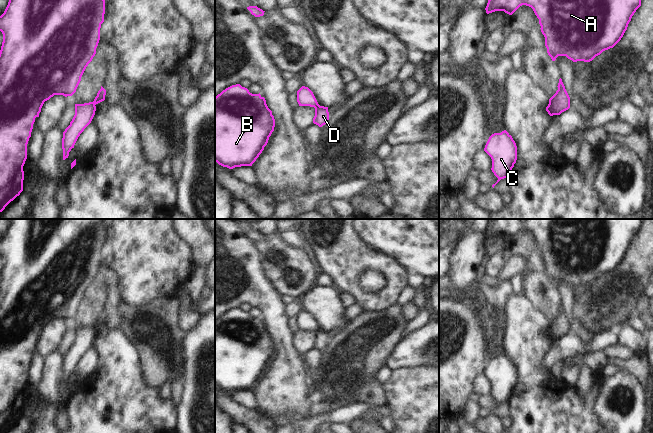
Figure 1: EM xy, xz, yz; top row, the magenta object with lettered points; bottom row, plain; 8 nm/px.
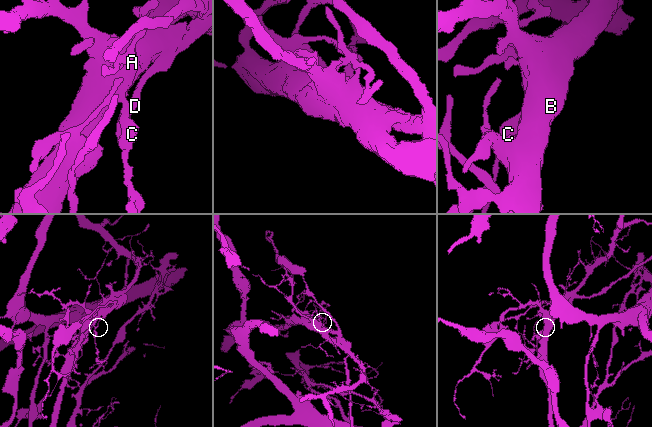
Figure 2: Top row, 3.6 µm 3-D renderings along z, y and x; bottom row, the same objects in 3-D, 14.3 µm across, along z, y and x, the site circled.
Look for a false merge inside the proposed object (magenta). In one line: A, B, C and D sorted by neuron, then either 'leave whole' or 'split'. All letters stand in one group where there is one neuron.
groups A B C / D; split

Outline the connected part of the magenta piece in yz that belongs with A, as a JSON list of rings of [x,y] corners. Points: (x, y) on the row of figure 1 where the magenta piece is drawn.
[[[488,0],[485,10],[487,14],[504,11],[512,15],[522,5],[531,7],[539,19],[547,53],[552,61],[555,61],[558,56],[566,56],[573,62],[590,62],[603,51],[613,48],[621,40],[632,16],[641,6],[641,0]]]

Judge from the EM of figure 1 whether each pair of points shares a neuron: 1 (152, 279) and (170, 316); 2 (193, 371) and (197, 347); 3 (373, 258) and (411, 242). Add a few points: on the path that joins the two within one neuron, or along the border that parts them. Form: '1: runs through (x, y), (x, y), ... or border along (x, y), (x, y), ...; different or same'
1: border along (175, 295), (158, 296), (139, 307); different
2: runs through (197, 365), (197, 353); same
3: border along (364, 240), (376, 250), (393, 257), (404, 266); different

